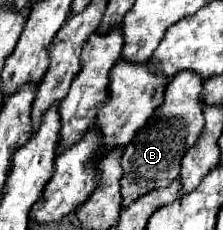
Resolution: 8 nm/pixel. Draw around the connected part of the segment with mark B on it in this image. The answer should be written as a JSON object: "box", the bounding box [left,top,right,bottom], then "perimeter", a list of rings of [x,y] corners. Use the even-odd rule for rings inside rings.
{"box":[123,71,203,207],"perimeter":[[[181,71],[173,77],[173,81],[167,85],[165,101],[157,107],[155,115],[147,121],[147,125],[133,137],[129,145],[125,145],[123,151],[123,207],[133,201],[133,197],[139,197],[141,193],[147,193],[149,189],[159,189],[169,185],[179,175],[179,163],[181,157],[189,151],[191,145],[201,135],[203,129],[203,79],[193,71]]]}

